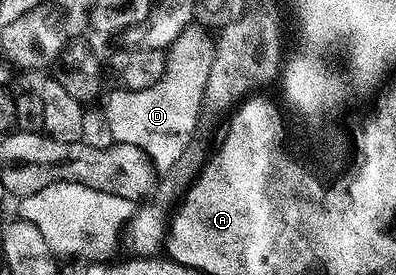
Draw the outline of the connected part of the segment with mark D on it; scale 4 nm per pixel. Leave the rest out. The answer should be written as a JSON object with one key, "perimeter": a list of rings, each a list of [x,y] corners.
{"perimeter":[[[197,24],[177,31],[173,42],[165,51],[166,71],[152,88],[124,90],[114,88],[104,104],[106,117],[115,142],[132,144],[149,155],[181,155],[186,140],[193,132],[202,109],[202,96],[208,82],[208,68],[212,68],[214,38],[209,29]]]}

